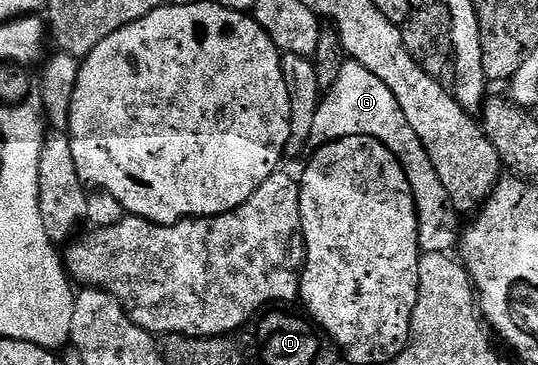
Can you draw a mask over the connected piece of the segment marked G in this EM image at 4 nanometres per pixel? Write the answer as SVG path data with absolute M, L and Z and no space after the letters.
M346 61L339 73L339 79L334 87L317 104L315 122L311 124L311 137L308 146L316 149L326 147L347 137L366 135L377 139L403 165L407 173L407 181L413 190L413 200L417 206L417 224L419 225L419 245L424 253L449 253L458 246L459 216L453 210L447 191L439 181L431 158L427 155L423 144L408 125L395 94L375 74L369 72L363 65Z

